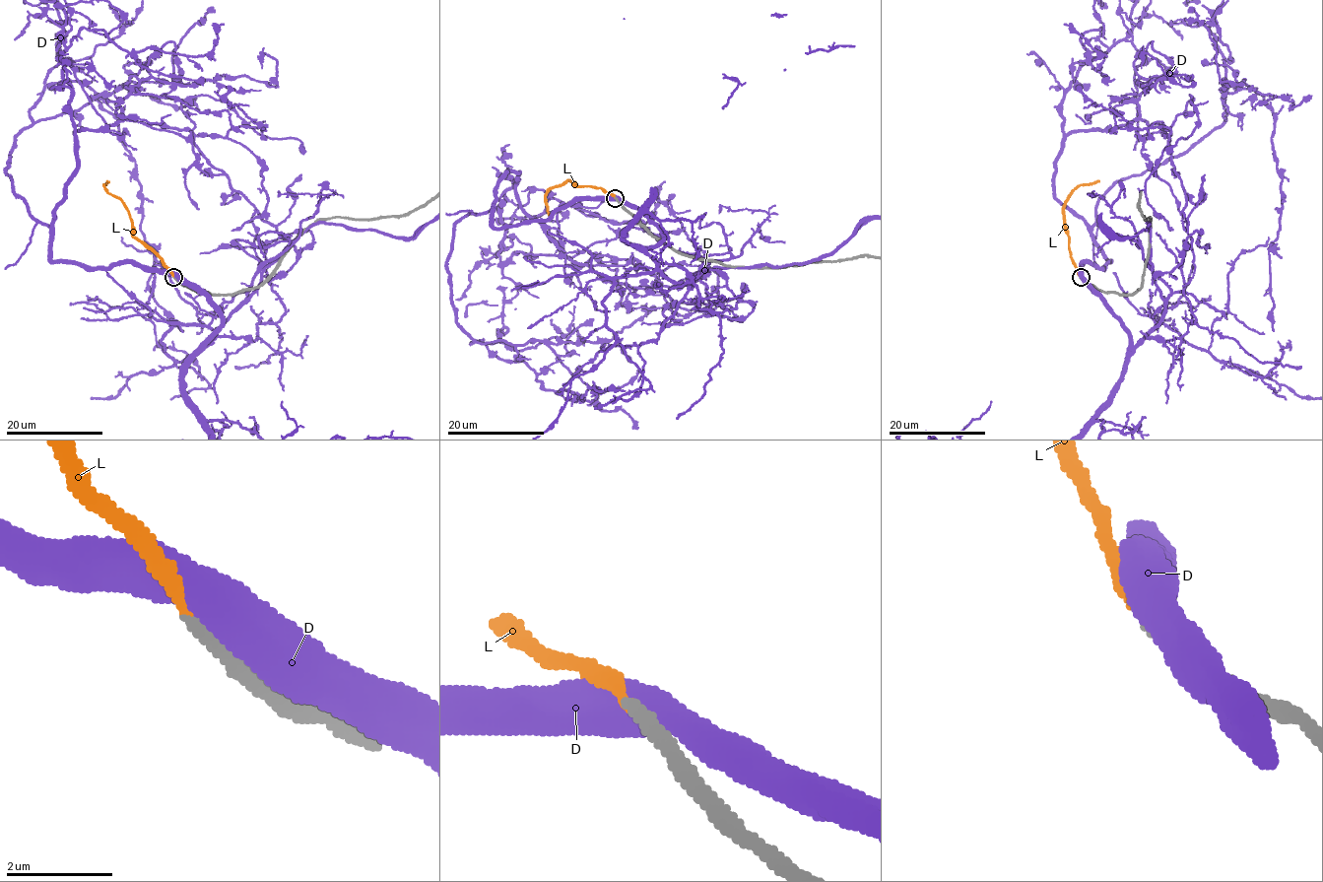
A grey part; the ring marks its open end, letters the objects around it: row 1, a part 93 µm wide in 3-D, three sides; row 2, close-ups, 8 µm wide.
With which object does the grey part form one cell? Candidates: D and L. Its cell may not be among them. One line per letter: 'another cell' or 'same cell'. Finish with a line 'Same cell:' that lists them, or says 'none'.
D: another cell
L: same cell
Same cell: L

